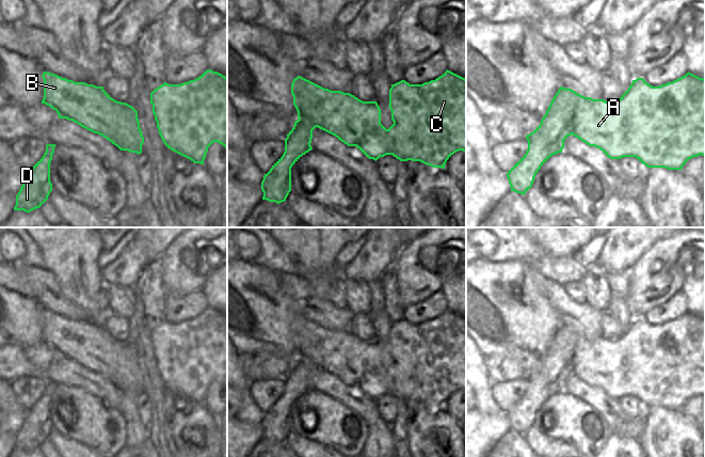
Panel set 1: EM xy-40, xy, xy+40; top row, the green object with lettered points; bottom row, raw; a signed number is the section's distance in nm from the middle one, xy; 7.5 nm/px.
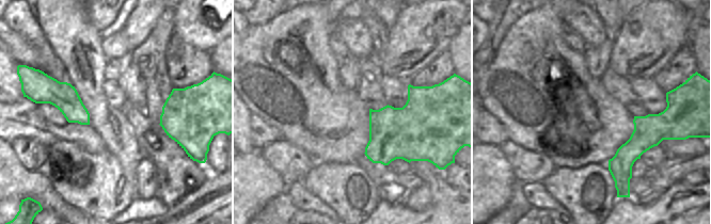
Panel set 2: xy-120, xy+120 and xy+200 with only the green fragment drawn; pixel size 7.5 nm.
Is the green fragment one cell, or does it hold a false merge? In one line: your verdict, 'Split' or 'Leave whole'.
Split

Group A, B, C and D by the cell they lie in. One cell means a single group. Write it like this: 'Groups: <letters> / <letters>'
Groups: A B C / D

